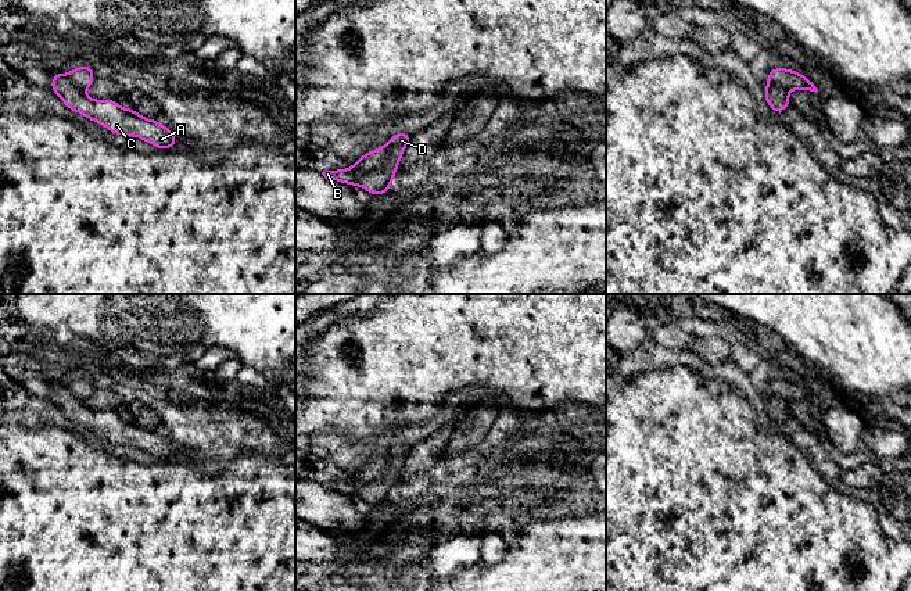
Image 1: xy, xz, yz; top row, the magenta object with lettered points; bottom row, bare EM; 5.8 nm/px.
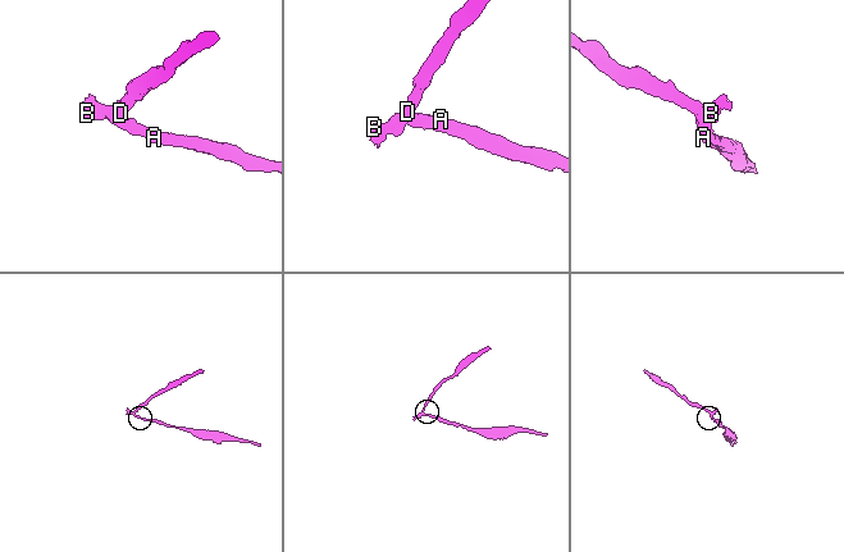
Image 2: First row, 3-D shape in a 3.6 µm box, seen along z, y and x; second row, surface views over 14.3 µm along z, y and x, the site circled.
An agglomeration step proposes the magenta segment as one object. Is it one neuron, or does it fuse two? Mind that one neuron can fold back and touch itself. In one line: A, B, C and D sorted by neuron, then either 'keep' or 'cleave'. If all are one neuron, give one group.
A C / B D; cleave

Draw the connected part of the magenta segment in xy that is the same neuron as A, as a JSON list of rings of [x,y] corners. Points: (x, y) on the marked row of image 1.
[[[62,72],[53,74],[50,89],[73,112],[105,126],[112,135],[143,139],[157,150],[175,148],[176,136],[155,119],[141,117],[137,110],[123,108],[112,98],[94,100],[76,87]]]

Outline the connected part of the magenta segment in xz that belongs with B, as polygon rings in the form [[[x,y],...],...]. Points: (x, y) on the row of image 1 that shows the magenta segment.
[[[406,132],[392,135],[387,142],[385,160],[372,172],[354,173],[349,169],[333,169],[322,172],[322,175],[330,180],[361,186],[373,196],[384,196],[385,191],[394,186],[394,175],[398,171],[399,161],[410,139],[412,136]]]

